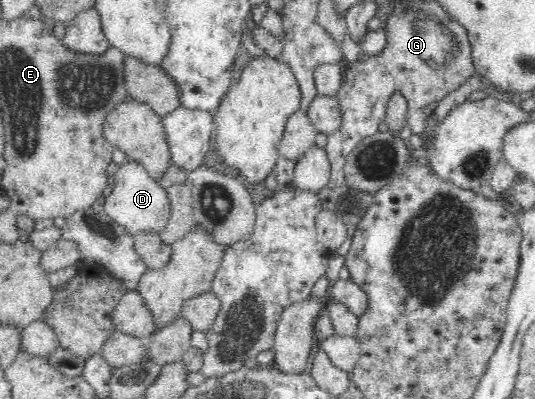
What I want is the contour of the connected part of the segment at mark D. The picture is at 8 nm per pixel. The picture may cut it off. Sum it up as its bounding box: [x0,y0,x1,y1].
[104,159,170,234]

